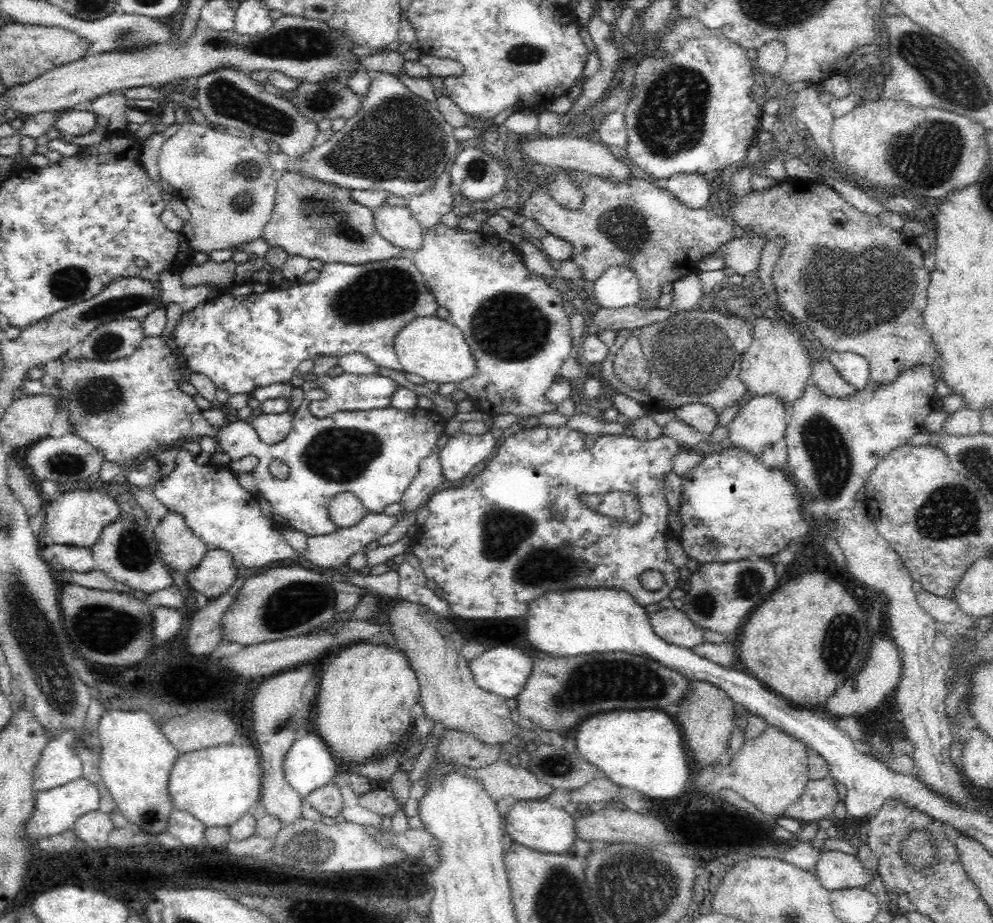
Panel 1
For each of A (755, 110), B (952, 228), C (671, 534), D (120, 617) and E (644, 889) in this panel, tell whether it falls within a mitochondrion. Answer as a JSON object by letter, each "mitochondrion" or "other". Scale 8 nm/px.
{"A":"other","B":"other","C":"other","D":"mitochondrion","E":"mitochondrion"}

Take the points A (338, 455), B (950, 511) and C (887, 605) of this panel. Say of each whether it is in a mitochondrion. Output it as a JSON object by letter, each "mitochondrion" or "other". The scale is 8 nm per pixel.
{"A":"mitochondrion","B":"mitochondrion","C":"other"}

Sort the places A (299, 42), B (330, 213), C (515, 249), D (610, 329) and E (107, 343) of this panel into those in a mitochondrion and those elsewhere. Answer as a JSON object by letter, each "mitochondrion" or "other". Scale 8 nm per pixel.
{"A":"mitochondrion","B":"mitochondrion","C":"other","D":"other","E":"mitochondrion"}

